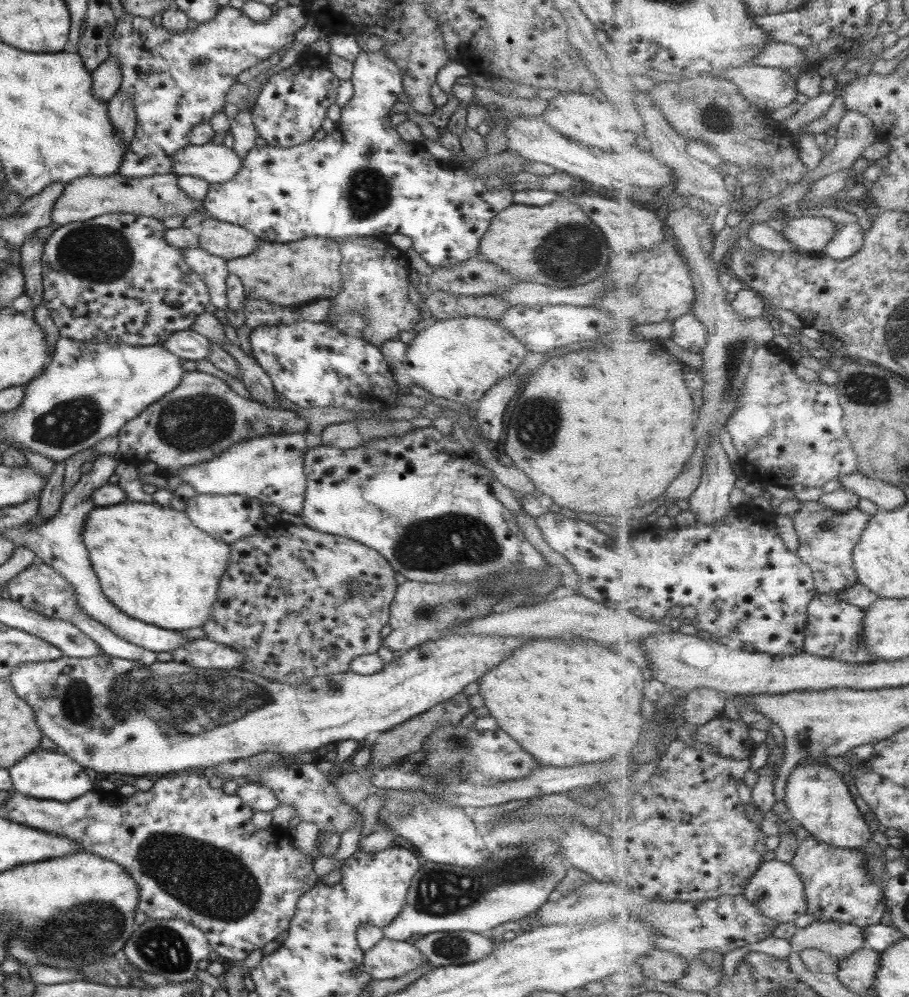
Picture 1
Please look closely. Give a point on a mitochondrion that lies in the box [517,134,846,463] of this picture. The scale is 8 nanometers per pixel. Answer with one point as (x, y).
(572, 249)

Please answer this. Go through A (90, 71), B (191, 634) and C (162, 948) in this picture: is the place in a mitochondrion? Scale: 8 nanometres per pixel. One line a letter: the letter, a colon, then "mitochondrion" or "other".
A: other
B: other
C: mitochondrion

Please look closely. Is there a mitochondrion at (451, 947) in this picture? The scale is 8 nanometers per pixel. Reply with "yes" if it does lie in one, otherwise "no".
yes

